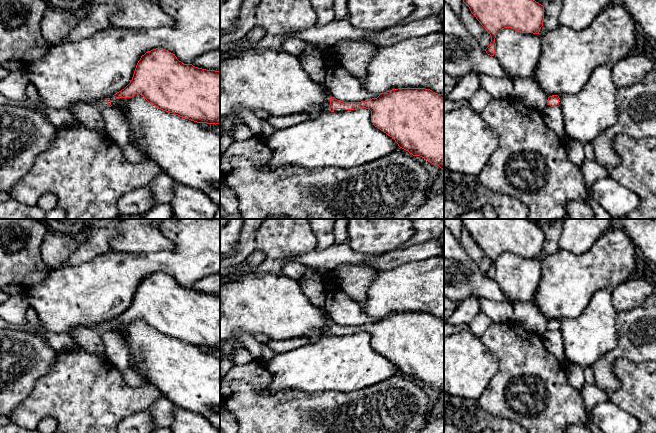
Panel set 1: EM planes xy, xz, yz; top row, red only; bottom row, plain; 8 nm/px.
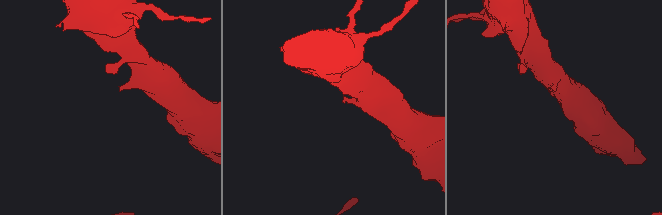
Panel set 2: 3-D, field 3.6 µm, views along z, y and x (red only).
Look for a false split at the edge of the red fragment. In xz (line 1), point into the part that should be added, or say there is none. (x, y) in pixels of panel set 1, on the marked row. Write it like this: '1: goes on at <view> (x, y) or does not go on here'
1: goes on at xz (326, 106)

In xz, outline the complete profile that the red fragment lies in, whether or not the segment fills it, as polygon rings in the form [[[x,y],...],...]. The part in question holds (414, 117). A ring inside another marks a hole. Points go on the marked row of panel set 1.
[[[398,88],[379,94],[377,98],[361,102],[343,102],[327,97],[323,109],[326,113],[351,111],[366,108],[371,111],[371,122],[375,127],[392,137],[398,146],[413,156],[420,156],[444,170],[444,95],[425,88]]]

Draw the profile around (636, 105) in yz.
[[[652,69],[640,82],[617,89],[617,112],[618,121],[616,124],[606,129],[592,142],[595,160],[607,168],[612,165],[617,165],[620,162],[620,159],[607,157],[605,155],[605,147],[610,144],[612,149],[612,142],[616,135],[623,133],[634,138],[656,138],[656,71],[654,69]]]

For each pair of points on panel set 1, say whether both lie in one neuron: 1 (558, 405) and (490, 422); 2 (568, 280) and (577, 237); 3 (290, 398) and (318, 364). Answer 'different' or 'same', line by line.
1: different
2: different
3: different

